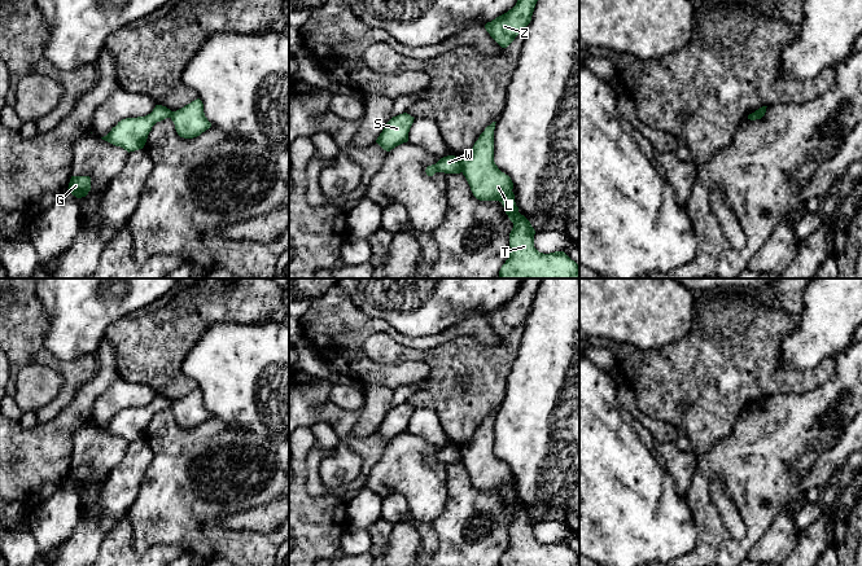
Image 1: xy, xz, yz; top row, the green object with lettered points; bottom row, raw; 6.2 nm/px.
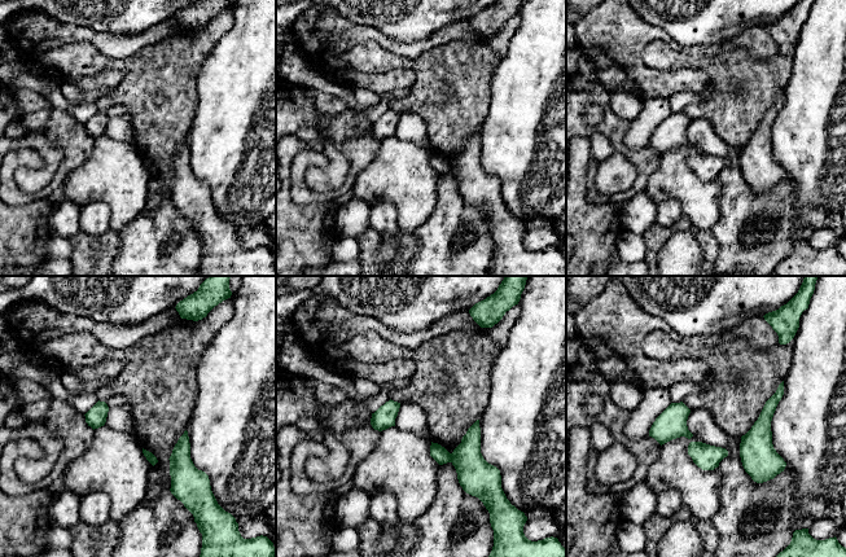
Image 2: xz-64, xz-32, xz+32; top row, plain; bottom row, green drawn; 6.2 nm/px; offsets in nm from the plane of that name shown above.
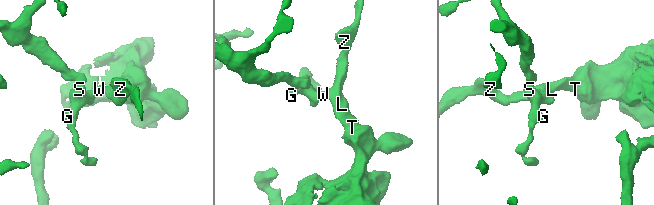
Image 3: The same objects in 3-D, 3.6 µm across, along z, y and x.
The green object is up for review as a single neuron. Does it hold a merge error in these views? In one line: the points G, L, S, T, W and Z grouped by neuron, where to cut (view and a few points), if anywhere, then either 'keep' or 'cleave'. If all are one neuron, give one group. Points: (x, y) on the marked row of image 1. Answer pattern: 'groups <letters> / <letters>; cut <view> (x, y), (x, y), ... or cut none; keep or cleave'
groups G S W / L T Z; cut xz (459, 159), (463, 171); cleave

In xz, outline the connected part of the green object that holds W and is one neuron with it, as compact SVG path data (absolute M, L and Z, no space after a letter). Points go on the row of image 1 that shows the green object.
M447 155L441 158L436 164L428 166L425 172L428 176L433 176L436 172L460 174L463 172L463 167L459 158Z

